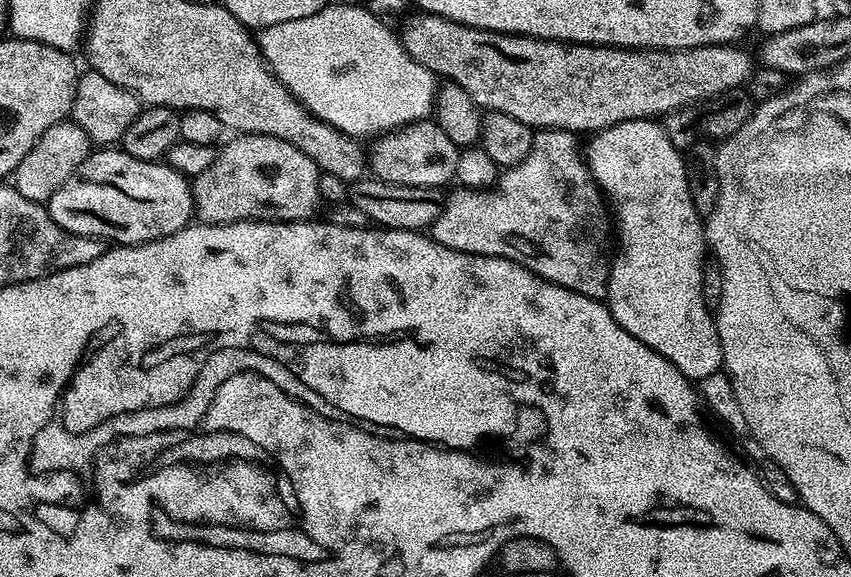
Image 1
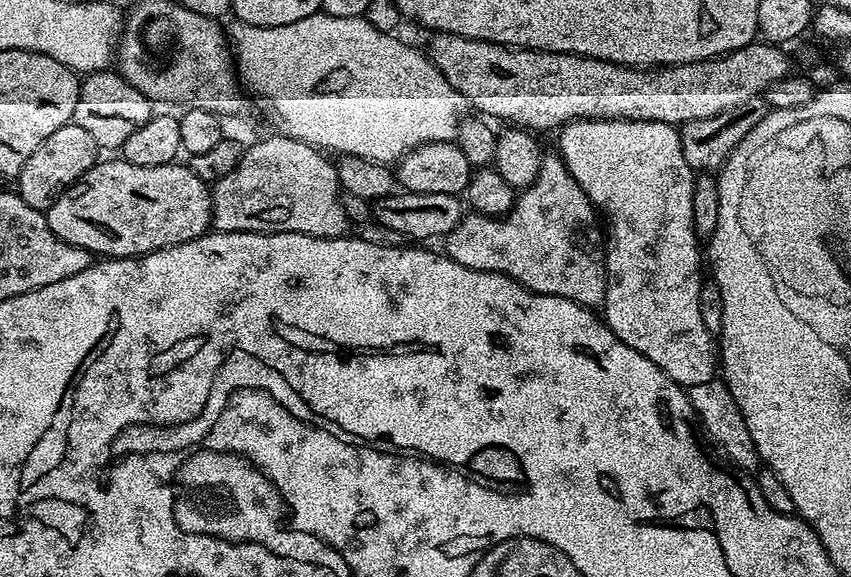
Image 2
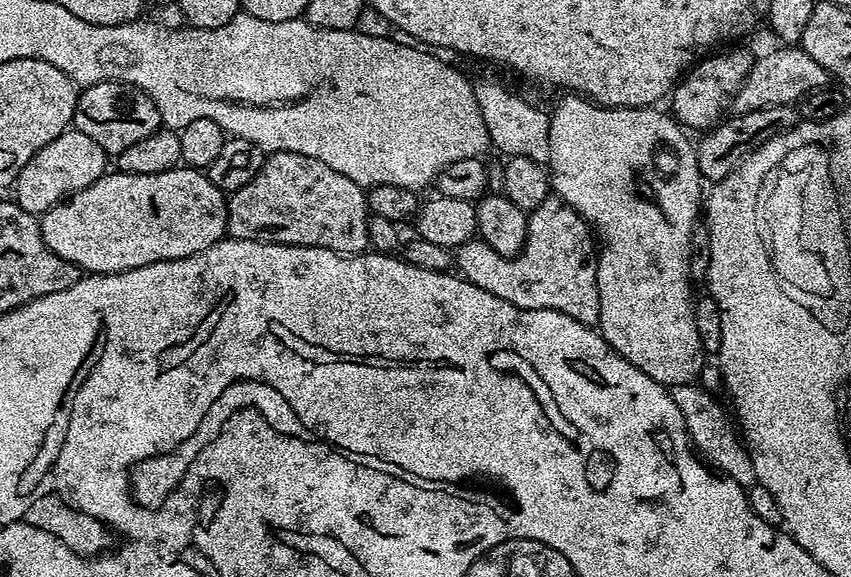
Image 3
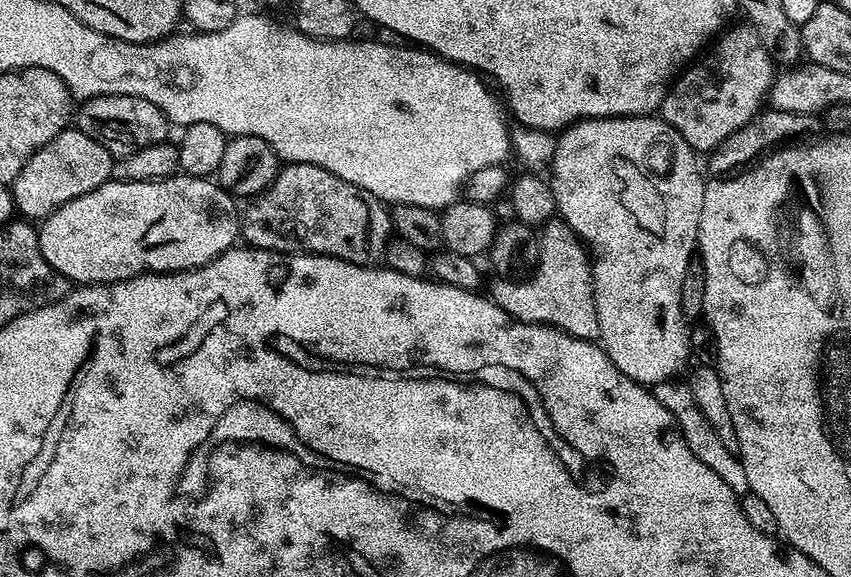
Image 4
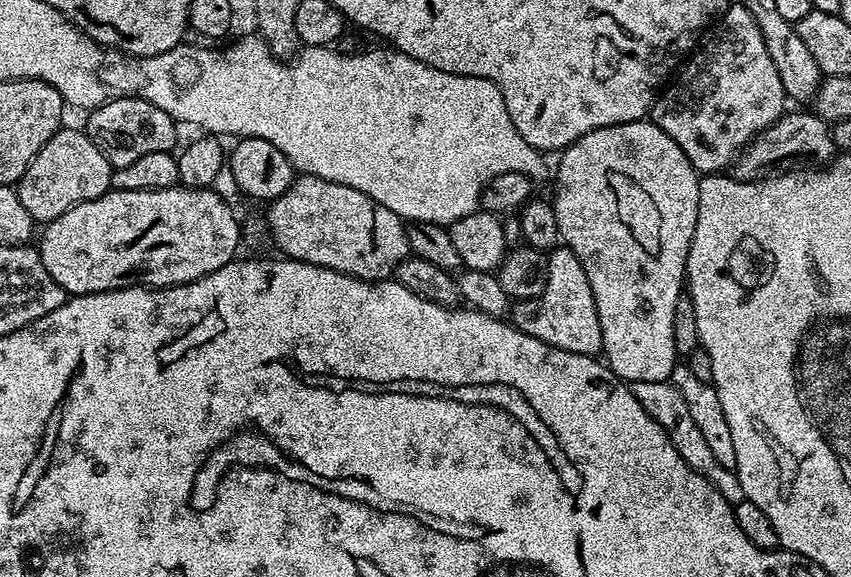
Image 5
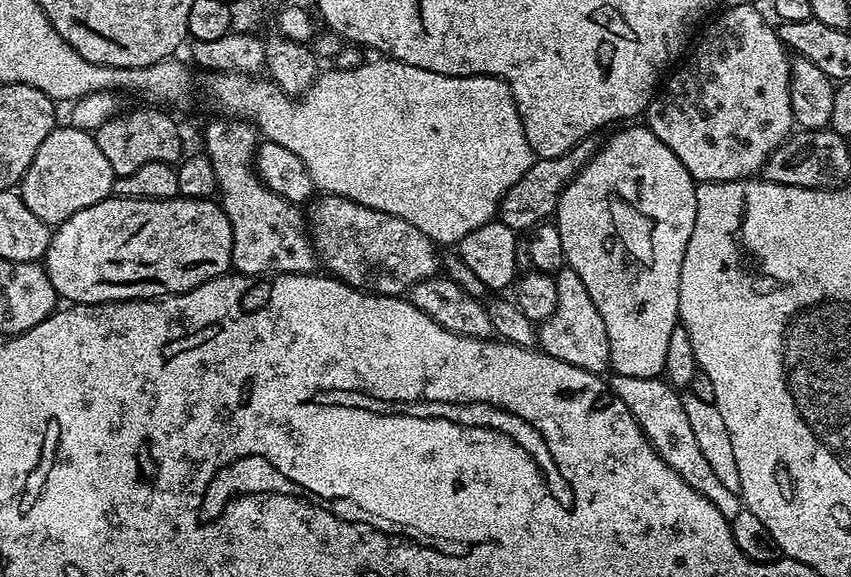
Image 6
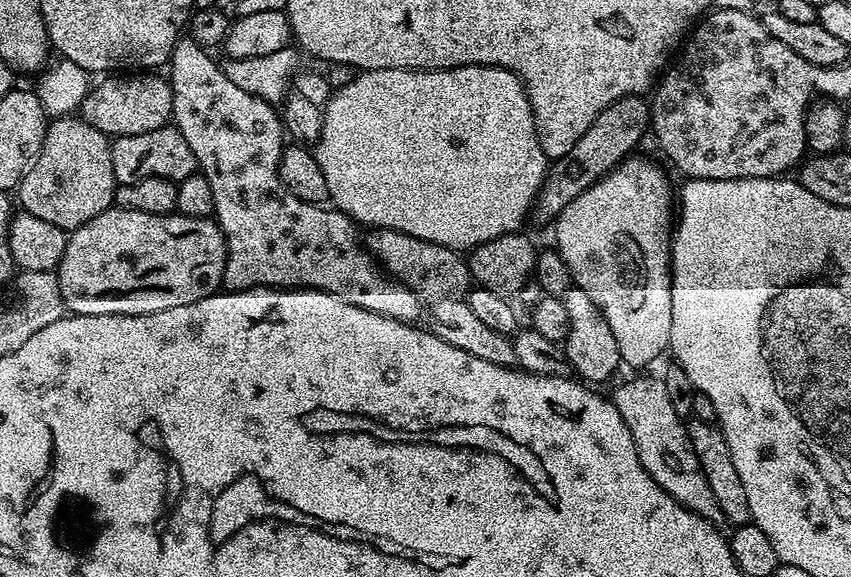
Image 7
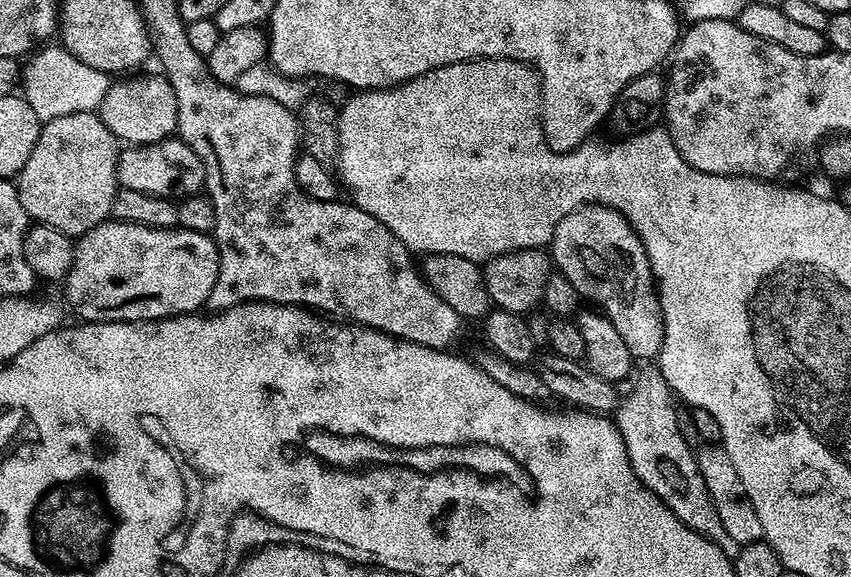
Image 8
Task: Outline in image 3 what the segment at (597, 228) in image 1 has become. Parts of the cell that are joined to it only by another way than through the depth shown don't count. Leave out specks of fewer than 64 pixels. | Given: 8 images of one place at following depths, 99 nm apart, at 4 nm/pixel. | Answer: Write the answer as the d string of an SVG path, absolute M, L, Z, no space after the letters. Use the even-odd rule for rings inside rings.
M555 194L528 212L528 233L519 256L498 254L485 240L473 238L454 252L454 268L474 286L490 290L522 310L558 310L589 326L599 325L598 255L587 220Z

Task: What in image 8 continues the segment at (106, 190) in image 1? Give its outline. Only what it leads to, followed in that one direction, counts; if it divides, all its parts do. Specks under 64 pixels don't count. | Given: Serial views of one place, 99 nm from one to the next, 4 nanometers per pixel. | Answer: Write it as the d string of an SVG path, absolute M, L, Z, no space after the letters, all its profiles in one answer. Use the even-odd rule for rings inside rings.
M111 218L104 223L94 226L85 236L79 237L74 244L72 267L69 269L66 284L68 284L68 300L77 312L79 319L84 322L107 322L109 320L165 320L168 316L183 316L196 314L207 305L210 294L214 290L214 282L218 282L220 269L220 250L216 241L209 233L186 230L182 227L175 228L147 228L141 224L127 224L121 220Z

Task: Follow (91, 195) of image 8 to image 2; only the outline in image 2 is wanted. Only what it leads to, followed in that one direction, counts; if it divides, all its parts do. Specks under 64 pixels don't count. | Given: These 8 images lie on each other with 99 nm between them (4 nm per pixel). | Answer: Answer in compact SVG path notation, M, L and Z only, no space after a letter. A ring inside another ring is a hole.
M67 124L54 130L54 134L50 134L50 138L46 138L46 142L42 142L42 146L38 146L30 158L26 158L26 166L22 166L20 175L14 181L14 188L26 206L47 210L75 180L80 180L82 174L97 163L98 149L92 135L82 130L82 126Z

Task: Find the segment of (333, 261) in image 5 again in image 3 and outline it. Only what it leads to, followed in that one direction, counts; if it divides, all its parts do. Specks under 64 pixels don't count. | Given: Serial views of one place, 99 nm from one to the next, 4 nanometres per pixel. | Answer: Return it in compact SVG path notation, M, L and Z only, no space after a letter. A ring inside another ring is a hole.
M271 153L254 179L231 193L227 201L227 235L233 240L314 246L345 254L359 254L369 247L365 189L306 154Z

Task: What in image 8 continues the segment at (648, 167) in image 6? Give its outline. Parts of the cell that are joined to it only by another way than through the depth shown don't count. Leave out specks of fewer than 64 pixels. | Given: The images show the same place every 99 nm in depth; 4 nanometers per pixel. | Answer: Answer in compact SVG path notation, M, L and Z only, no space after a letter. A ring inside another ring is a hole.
M603 206L575 208L556 224L550 259L563 276L570 278L581 298L593 300L596 303L593 305L614 322L614 330L622 334L626 350L630 350L637 361L655 361L659 357L664 341L660 297L644 244L626 216Z

